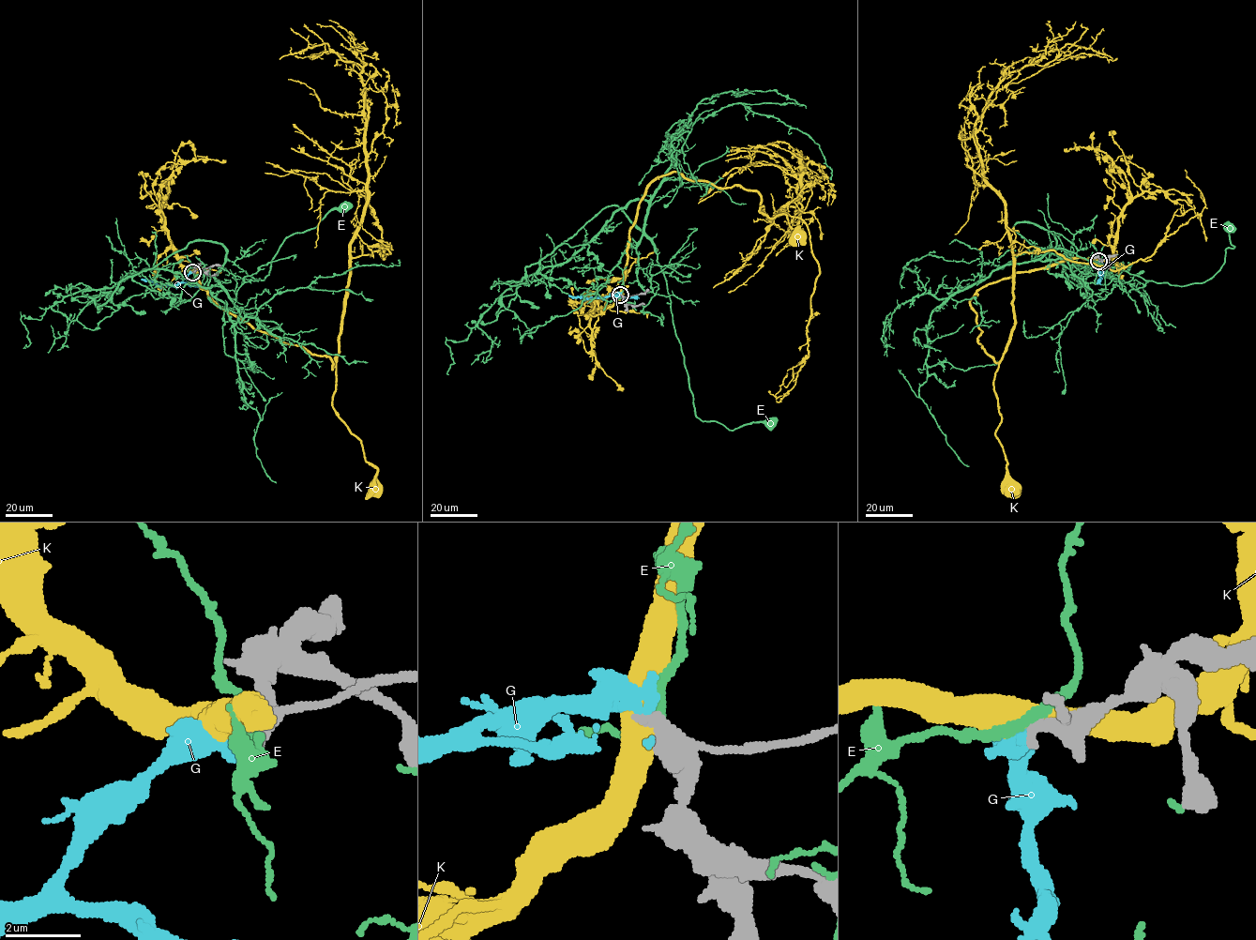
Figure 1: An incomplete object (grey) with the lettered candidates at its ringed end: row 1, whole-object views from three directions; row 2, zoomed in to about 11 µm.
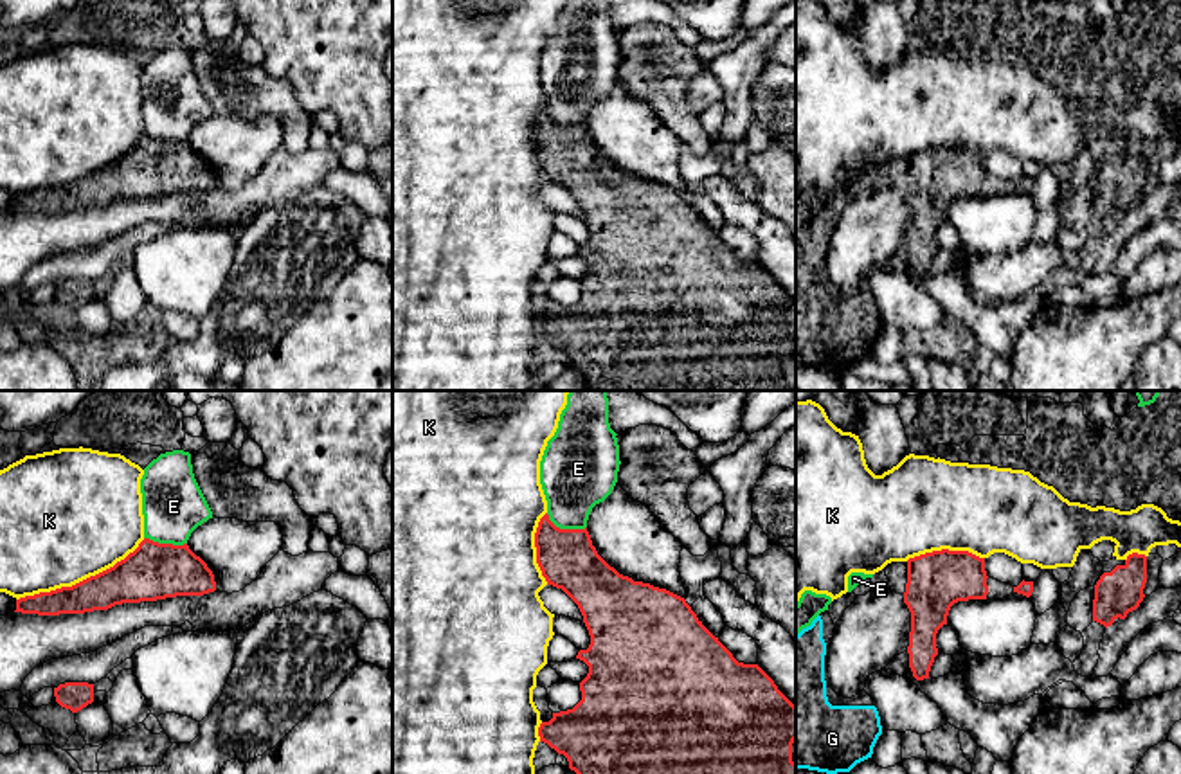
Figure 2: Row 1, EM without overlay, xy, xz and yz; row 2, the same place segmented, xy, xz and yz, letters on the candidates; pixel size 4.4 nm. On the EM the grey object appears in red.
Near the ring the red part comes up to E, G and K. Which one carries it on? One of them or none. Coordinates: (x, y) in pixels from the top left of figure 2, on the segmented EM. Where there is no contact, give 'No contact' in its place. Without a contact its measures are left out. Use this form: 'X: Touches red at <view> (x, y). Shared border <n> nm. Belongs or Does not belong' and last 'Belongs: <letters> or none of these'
E: Touches red at xz (566, 530). Shared border 200 nm. Does not belong
G: No contact. Belongs
K: Touches red at xy (80, 582). Shared border 650 nm. Does not belong
Belongs: G

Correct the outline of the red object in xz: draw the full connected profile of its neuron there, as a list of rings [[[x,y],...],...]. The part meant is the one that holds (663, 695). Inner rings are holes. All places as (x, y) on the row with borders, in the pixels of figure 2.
[[[547,513],[538,522],[535,547],[536,563],[547,585],[562,589],[578,605],[590,635],[589,648],[580,650],[576,655],[589,666],[587,677],[580,682],[581,700],[572,709],[553,713],[553,718],[538,727],[540,742],[563,754],[571,770],[576,774],[796,774],[796,763],[792,761],[796,706],[758,664],[738,662],[718,637],[702,625],[684,598],[619,574],[598,554],[587,527],[560,529],[549,520]]]

